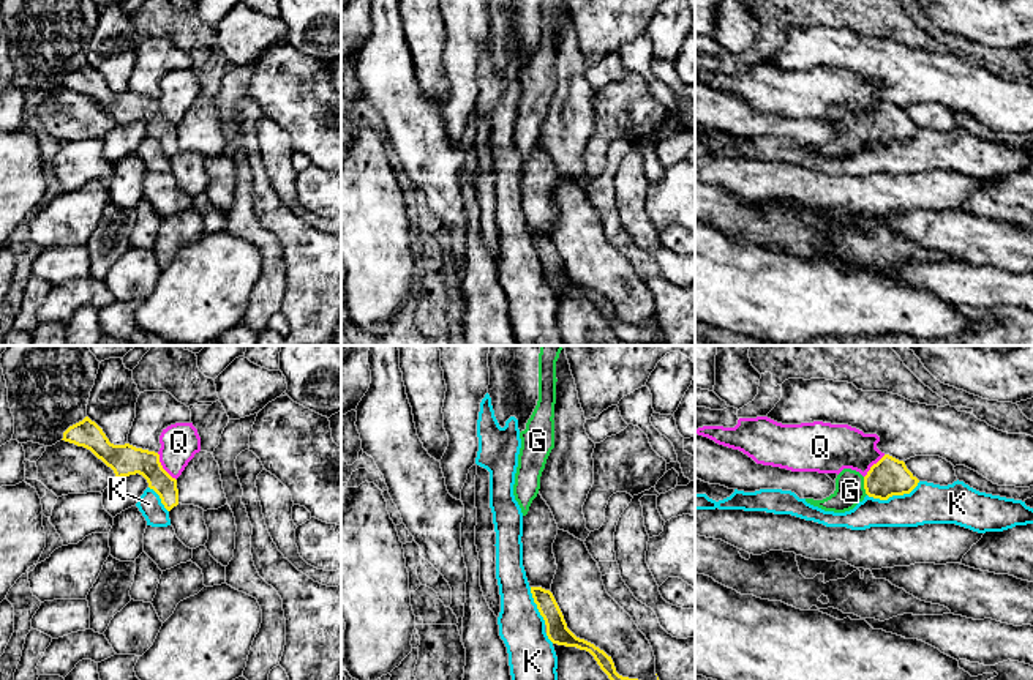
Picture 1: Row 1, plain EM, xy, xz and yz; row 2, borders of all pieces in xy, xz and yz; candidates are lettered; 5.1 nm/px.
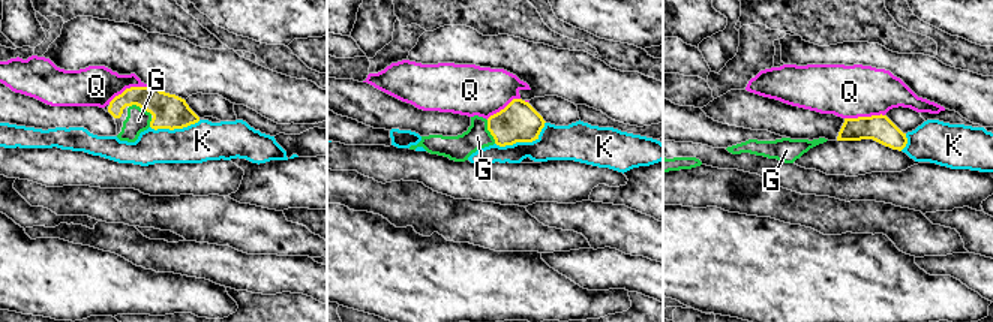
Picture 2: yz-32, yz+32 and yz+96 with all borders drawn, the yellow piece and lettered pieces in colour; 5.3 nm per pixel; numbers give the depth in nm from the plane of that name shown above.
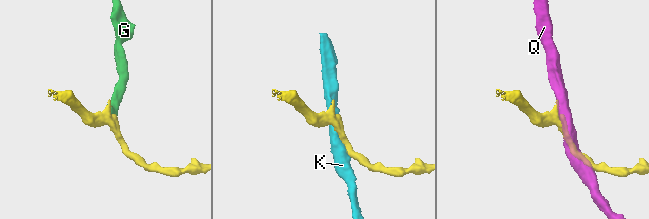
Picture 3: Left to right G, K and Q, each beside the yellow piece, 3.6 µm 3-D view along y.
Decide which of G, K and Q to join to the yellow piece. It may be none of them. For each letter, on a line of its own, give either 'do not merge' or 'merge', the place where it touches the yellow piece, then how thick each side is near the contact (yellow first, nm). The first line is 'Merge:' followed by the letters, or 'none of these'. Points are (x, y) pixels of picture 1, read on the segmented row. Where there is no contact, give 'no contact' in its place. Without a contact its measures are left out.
Merge: G
G: merge | yz (864, 486) | 190/150 nm
K: do not merge | yz (893, 494) | 190/200 nm
Q: do not merge | xy (161, 467) | 160/190 nm

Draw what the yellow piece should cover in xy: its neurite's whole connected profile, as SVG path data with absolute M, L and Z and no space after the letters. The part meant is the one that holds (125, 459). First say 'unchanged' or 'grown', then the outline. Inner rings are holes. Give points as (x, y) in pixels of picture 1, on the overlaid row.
unchanged; M88 417L69 426L62 440L90 450L114 470L115 478L142 475L167 511L178 505L177 480L163 469L158 453L130 443L111 443L103 429Z

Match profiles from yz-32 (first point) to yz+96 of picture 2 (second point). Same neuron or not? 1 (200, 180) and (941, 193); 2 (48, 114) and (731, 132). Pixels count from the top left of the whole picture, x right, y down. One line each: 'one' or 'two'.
1: one
2: two

